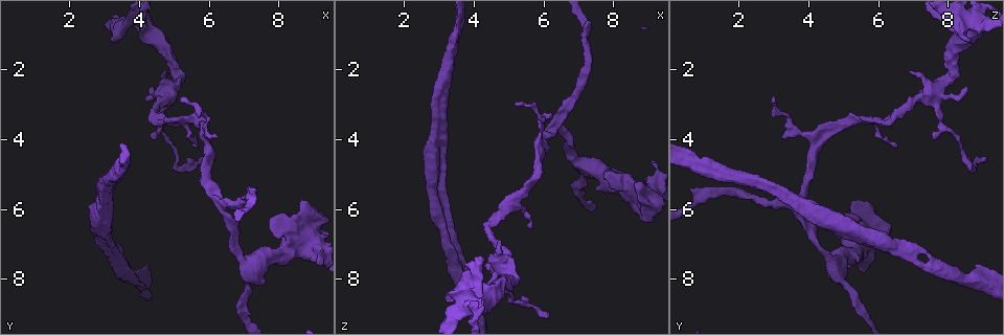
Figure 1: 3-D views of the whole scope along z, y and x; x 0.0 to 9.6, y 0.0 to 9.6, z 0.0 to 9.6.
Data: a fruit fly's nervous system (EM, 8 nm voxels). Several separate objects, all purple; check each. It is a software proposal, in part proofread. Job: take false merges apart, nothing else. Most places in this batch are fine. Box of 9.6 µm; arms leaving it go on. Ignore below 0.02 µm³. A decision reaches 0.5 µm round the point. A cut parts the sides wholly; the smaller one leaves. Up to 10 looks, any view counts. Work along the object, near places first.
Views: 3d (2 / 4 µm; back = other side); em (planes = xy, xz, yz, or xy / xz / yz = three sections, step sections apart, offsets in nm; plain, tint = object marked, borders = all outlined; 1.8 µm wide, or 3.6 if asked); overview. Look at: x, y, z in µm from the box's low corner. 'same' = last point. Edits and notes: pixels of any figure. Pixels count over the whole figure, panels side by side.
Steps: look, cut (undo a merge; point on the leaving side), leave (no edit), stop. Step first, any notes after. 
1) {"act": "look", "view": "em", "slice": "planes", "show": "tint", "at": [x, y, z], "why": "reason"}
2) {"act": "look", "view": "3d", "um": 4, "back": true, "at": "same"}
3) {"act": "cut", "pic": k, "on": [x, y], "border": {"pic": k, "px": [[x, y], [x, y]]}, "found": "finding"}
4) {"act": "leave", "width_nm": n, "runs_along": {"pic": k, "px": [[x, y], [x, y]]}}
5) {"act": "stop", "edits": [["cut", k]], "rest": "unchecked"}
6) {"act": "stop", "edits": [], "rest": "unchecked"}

{"act": "look", "view": "em", "slice": "planes", "show": "tint", "at": [3.25, 7.40, 6.85], "why": "branch point"}

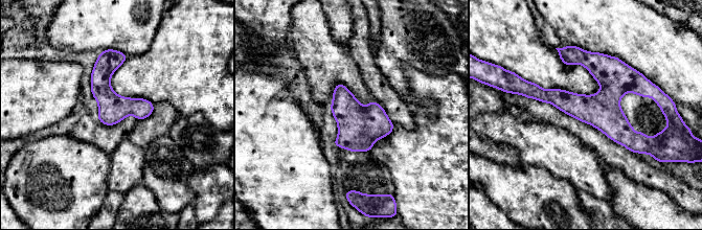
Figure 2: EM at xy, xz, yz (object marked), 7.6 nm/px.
{"act": "leave", "runs_along": {"pic": 2, "px": [[574, 51], [609, 81], [609, 118], [636, 150]]}, "found": "one cell here"}

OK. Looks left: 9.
{"act": "look", "view": "em", "slice": "xz", "step": 4, "show": "tint", "at": [8.10, 6.50, 5.10], "why": "sudden change in width"}

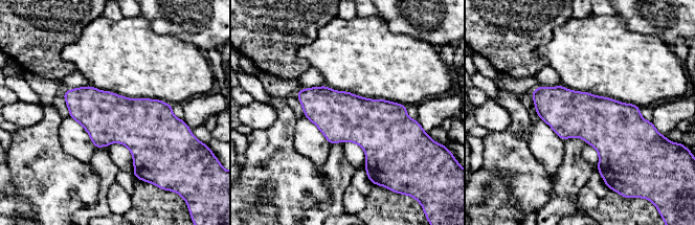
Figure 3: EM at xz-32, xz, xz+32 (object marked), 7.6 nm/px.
{"act": "look", "view": "em", "slice": "planes", "show": "tint", "at": "same"}

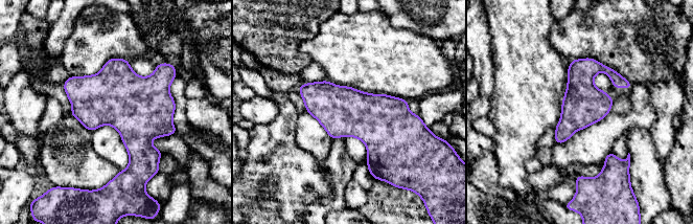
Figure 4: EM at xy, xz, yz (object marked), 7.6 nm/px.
{"act": "leave", "found": "continuous, no second cell"}

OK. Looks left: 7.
{"act": "look", "view": "em", "slice": "planes", "show": "tint", "at": [6.35, 6.00, 3.65], "why": "arms part here"}

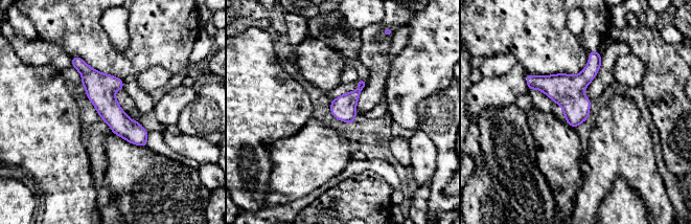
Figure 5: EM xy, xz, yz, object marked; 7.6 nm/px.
{"act": "leave", "width_nm": 190, "runs_along": {"pic": 5, "px": [[74, 59], [144, 143]]}, "found": "continuous, no second cell"}

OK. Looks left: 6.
{"act": "look", "view": "em", "slice": "planes", "show": "tint", "at": [5.90, 4.25, 4.30], "why": "three-way junction"}

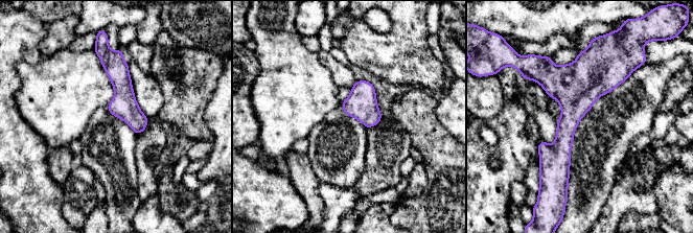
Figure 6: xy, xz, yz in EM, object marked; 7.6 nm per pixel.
{"act": "leave", "runs_along": {"pic": 6, "px": [[599, 56], [576, 89], [564, 177]]}, "found": "one cell here"}

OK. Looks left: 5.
{"act": "stop", "edits": [], "rest": "unchecked"}

